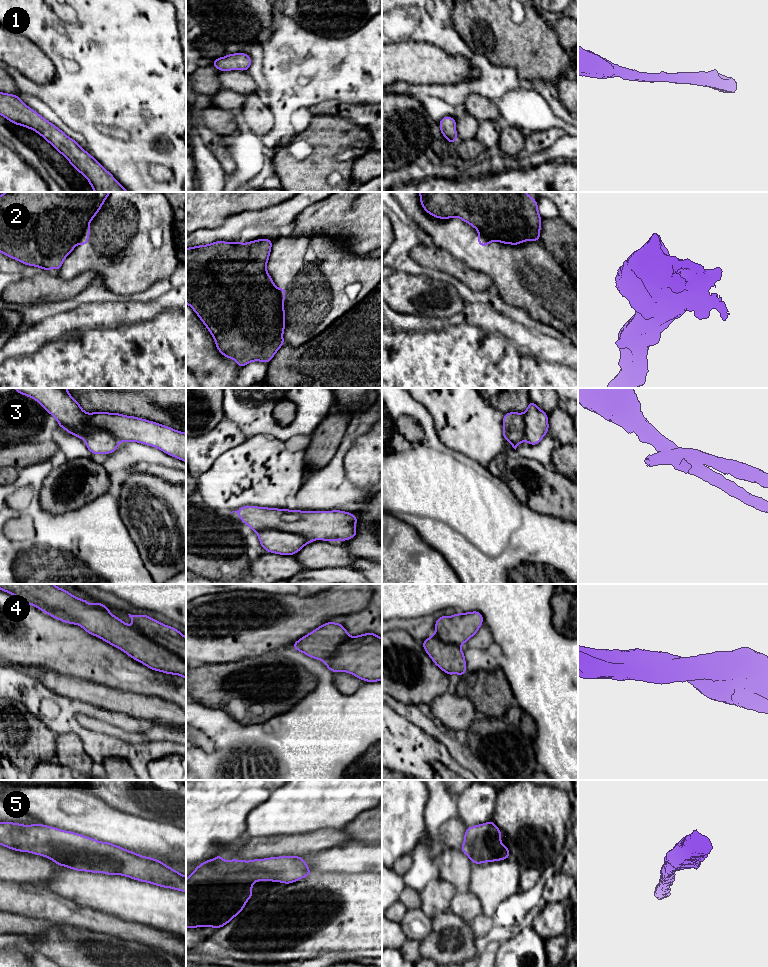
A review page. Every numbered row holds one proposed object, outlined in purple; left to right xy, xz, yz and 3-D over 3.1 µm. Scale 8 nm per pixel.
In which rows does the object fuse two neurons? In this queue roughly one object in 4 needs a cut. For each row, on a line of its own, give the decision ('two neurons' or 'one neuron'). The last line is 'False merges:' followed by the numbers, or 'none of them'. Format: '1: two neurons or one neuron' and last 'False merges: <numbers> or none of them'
1: one neuron
2: two neurons
3: two neurons
4: two neurons
5: one neuron
False merges: 2, 3, 4

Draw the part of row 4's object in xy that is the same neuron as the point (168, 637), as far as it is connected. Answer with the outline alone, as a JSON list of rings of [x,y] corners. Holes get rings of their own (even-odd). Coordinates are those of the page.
[[[131,615],[136,629],[158,645],[168,649],[186,662],[186,637],[177,629],[146,615]]]

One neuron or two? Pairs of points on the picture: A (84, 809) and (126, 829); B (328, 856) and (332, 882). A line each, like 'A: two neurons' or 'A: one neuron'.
A: one neuron
B: two neurons

